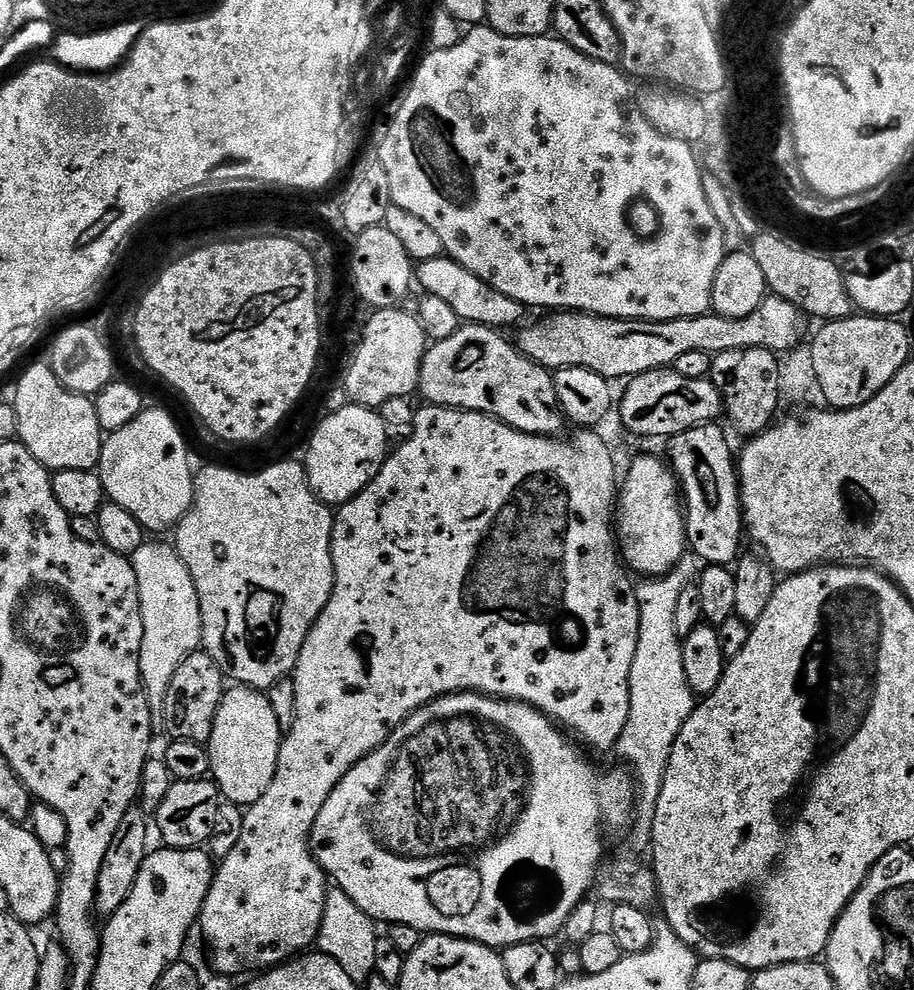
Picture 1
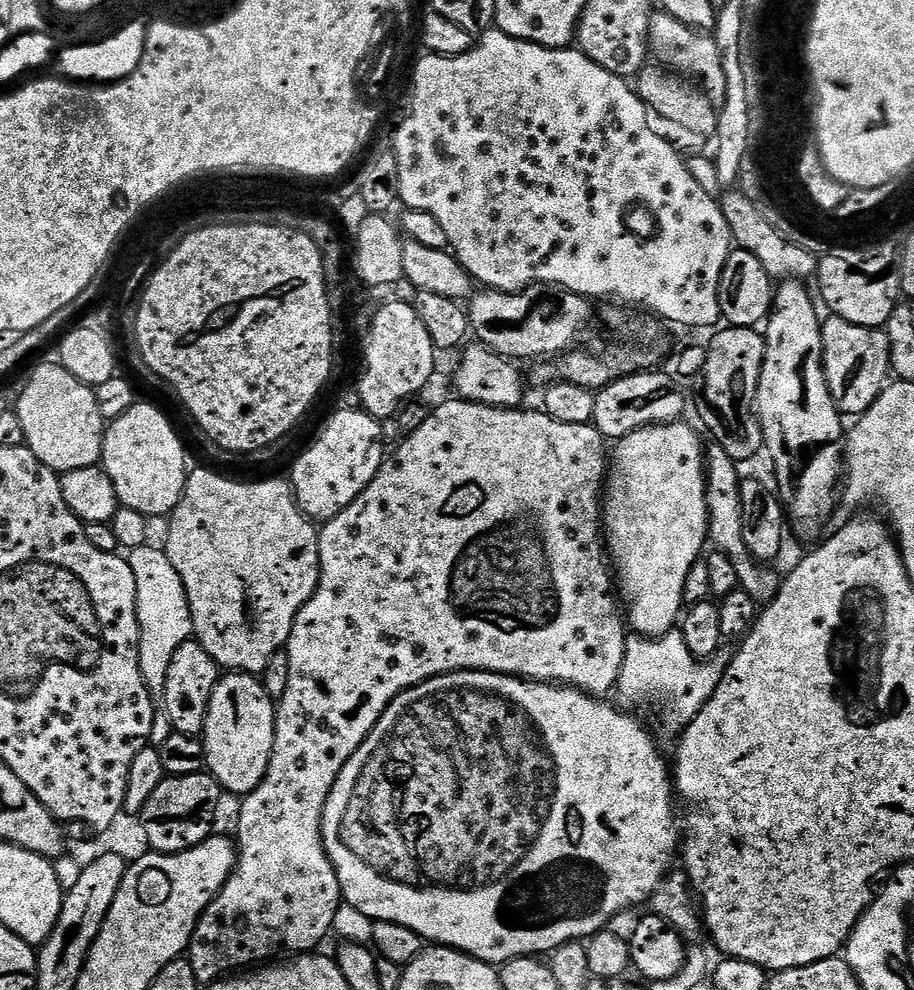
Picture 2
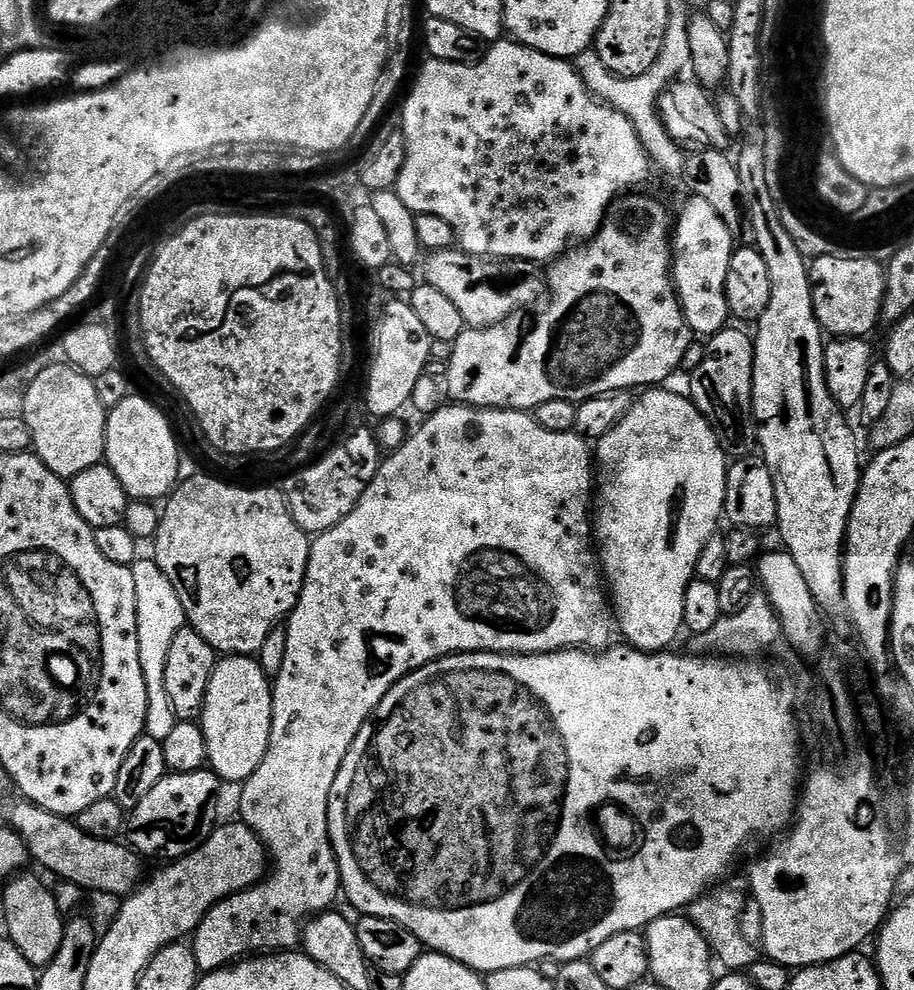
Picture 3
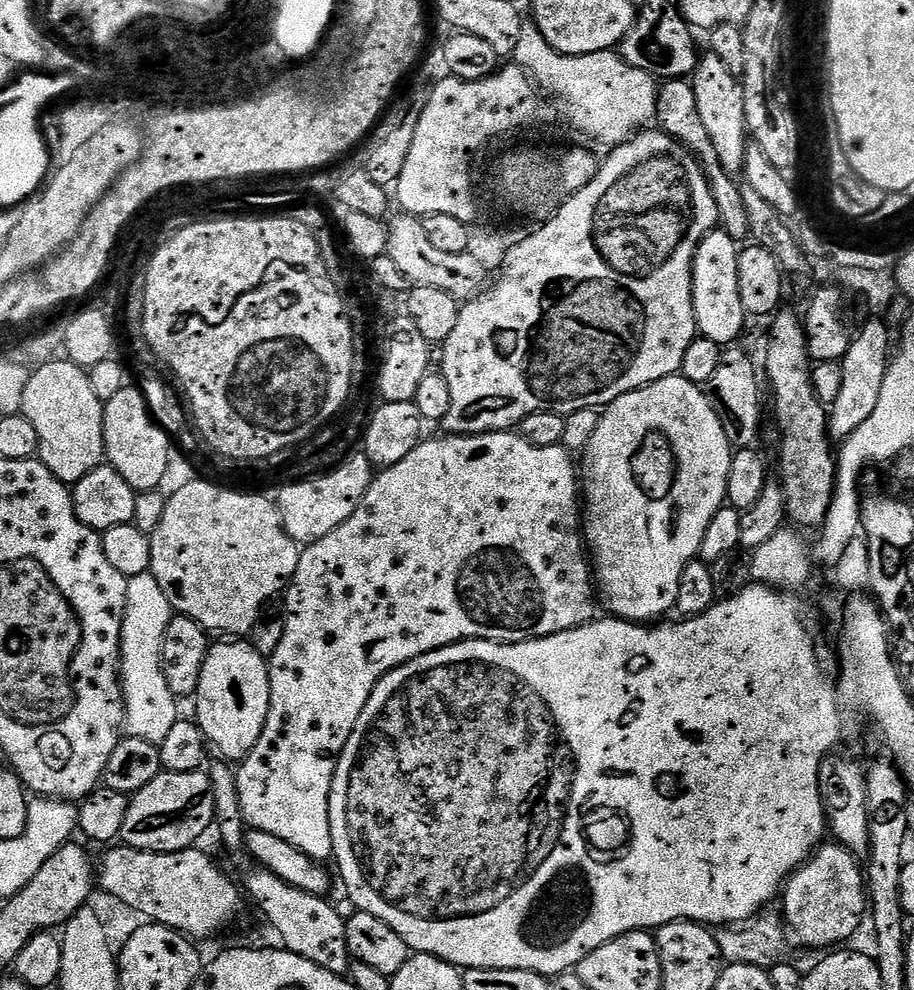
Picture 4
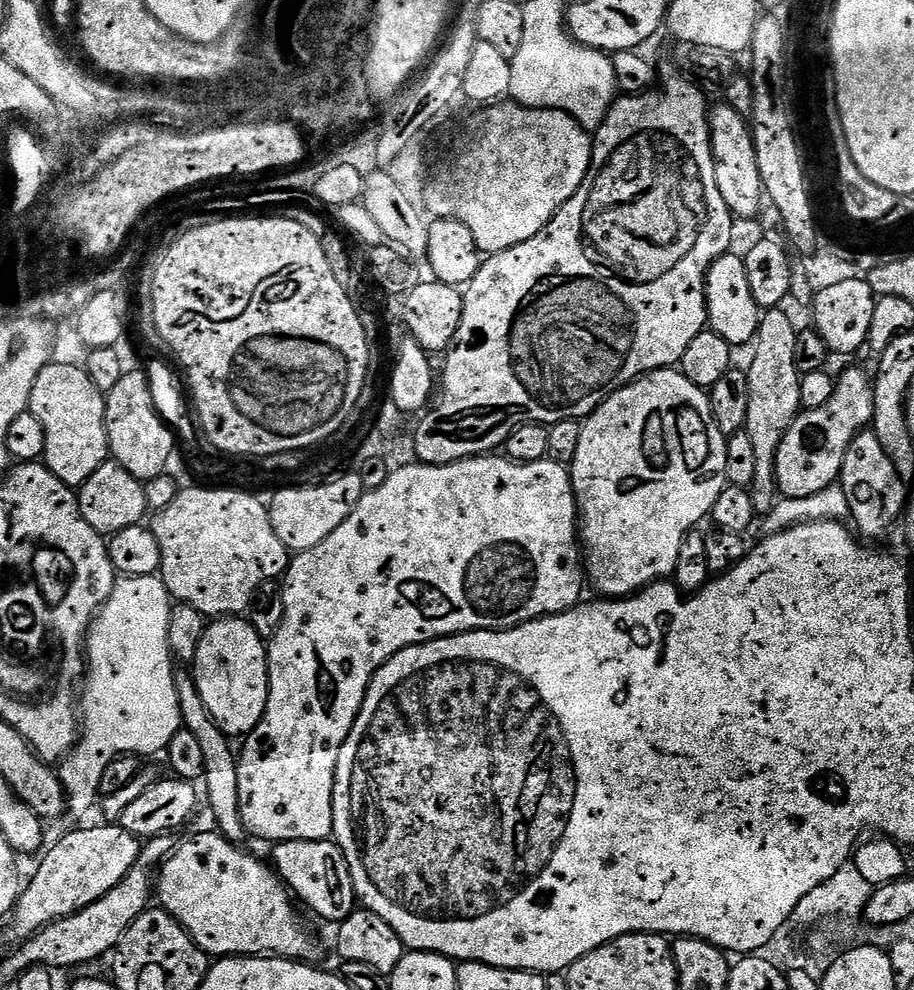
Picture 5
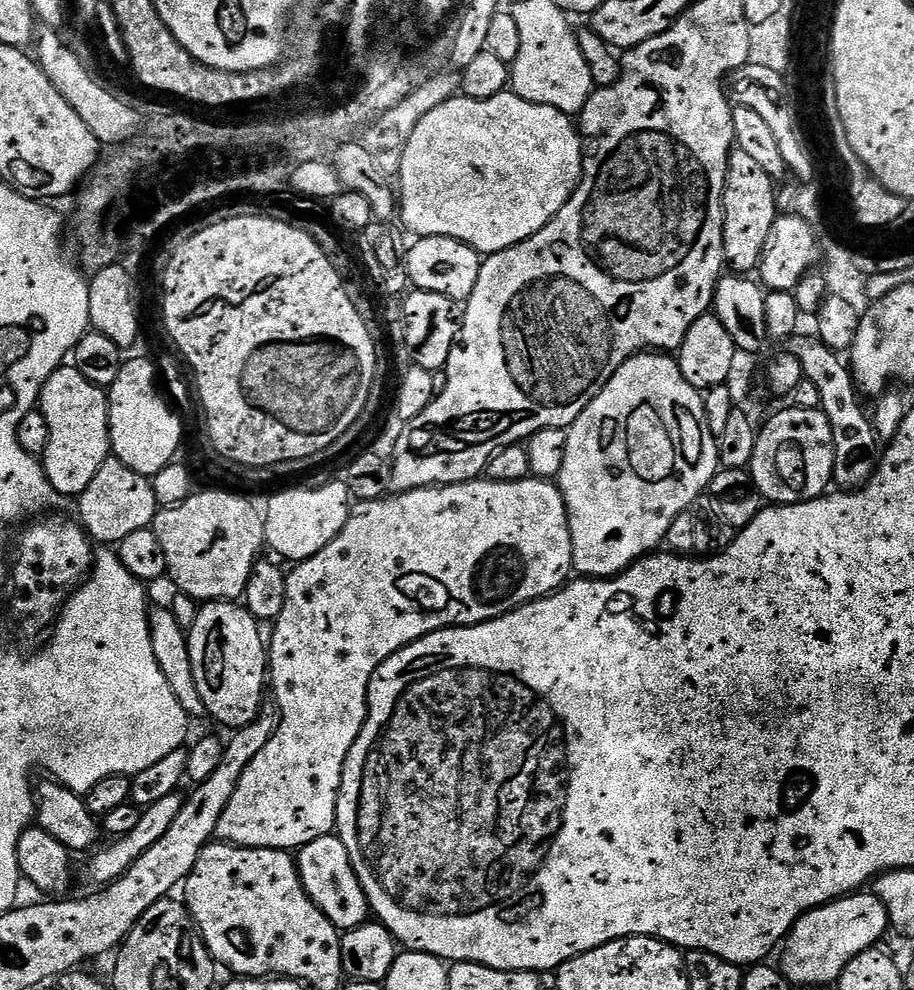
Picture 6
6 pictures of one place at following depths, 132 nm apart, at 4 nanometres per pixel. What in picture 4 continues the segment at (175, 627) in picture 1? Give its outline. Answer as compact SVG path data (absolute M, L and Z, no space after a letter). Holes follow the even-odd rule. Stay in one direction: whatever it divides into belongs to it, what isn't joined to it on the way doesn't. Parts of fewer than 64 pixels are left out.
M151 571L131 577L128 581L128 597L124 611L124 625L120 639L120 674L124 686L127 735L137 736L159 746L170 734L170 726L178 719L178 698L166 686L166 674L162 674L162 638L166 638L166 626L170 626L174 613L162 586L158 586Z

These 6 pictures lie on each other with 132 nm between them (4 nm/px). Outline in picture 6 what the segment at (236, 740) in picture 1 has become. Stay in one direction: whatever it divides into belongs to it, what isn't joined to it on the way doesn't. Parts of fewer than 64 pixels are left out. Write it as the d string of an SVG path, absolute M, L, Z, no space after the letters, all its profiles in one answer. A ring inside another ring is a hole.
M218 600L201 607L194 626L188 632L190 662L194 662L194 682L198 682L198 694L202 694L208 716L225 724L228 730L246 726L262 710L260 699L264 692L266 696L269 667L266 640L260 637L260 628L247 607Z

